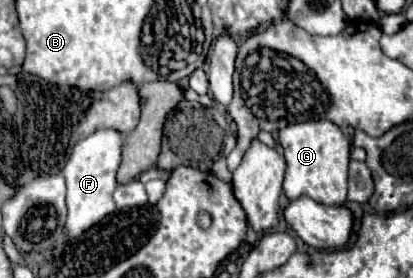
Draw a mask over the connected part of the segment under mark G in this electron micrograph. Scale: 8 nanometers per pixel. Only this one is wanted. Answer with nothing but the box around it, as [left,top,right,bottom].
[280,120,350,204]

